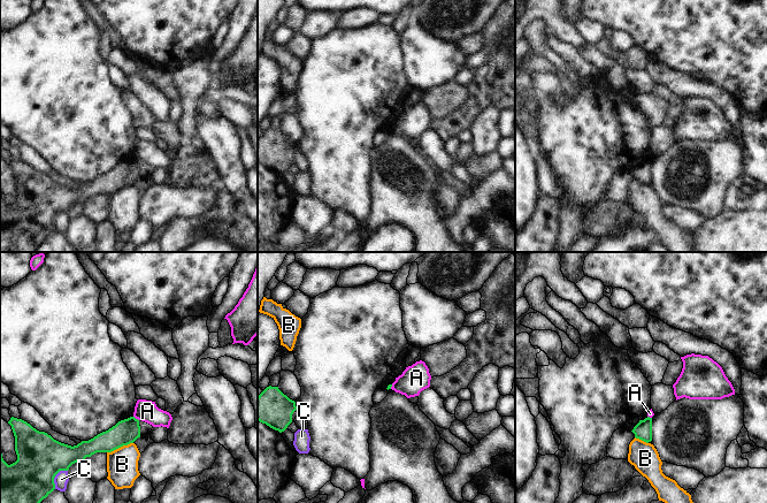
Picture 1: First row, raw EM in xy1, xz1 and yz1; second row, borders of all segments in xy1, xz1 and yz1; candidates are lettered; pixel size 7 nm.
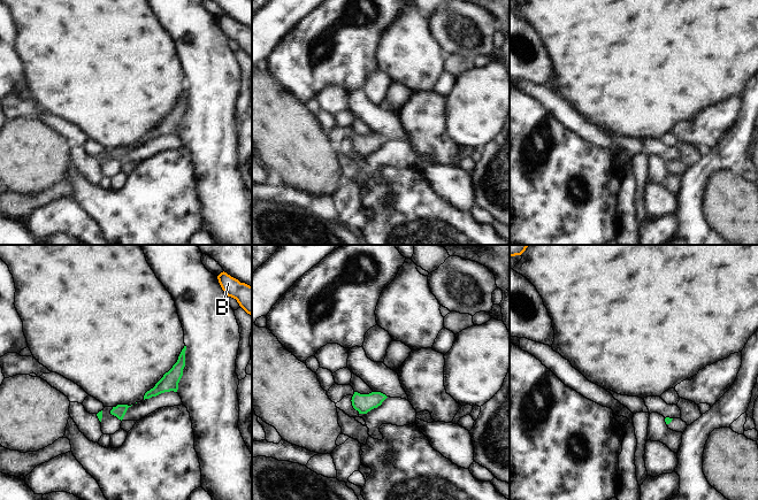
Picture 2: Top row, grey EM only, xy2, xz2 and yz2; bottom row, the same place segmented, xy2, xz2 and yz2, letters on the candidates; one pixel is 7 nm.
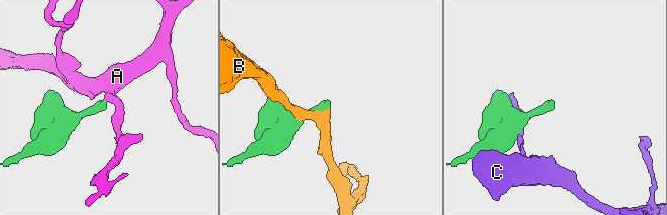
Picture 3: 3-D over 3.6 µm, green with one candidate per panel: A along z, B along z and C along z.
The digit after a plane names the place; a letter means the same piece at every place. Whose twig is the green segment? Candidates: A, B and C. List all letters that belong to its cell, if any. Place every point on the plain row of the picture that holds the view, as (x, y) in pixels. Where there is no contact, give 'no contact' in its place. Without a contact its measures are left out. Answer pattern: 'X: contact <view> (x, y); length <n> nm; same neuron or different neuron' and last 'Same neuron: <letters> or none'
A: contact xy1 (135, 160); length 50 nm; different neuron
B: contact xy1 (120, 189); length 200 nm; different neuron
C: contact xy1 (54, 219); length 160 nm; different neuron
Same neuron: none

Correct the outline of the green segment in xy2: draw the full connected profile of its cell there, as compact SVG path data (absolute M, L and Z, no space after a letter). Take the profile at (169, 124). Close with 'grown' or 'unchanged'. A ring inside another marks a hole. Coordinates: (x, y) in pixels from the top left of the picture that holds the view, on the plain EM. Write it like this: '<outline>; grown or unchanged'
M184 89L182 92L178 102L173 110L163 117L163 120L155 126L153 131L145 136L144 143L156 139L164 134L177 134L178 125L183 118L183 111L185 109L185 93L186 89Z; unchanged

